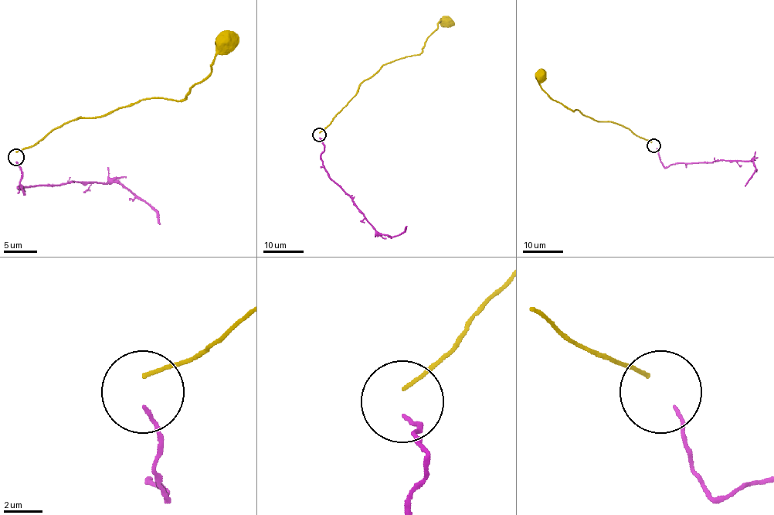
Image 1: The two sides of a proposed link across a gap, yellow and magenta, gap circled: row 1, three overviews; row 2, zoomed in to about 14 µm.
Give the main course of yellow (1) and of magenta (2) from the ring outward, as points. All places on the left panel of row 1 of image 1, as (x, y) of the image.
1: (16, 151), (76, 118), (103, 117), (146, 98), (181, 100), (211, 72), (216, 50), (235, 32)
2: (16, 162), (23, 193), (18, 187), (111, 182), (124, 185), (140, 197), (156, 212), (160, 223)

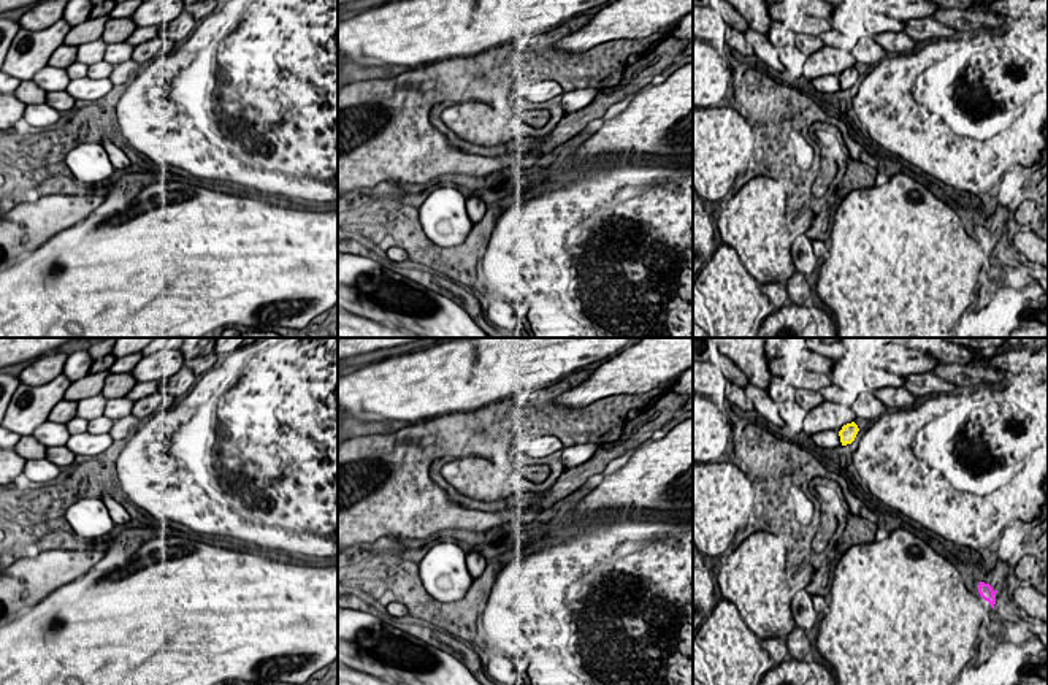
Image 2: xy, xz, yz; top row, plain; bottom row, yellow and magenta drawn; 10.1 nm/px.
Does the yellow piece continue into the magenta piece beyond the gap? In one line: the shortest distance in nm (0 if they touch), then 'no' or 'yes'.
1900 nm | yes

